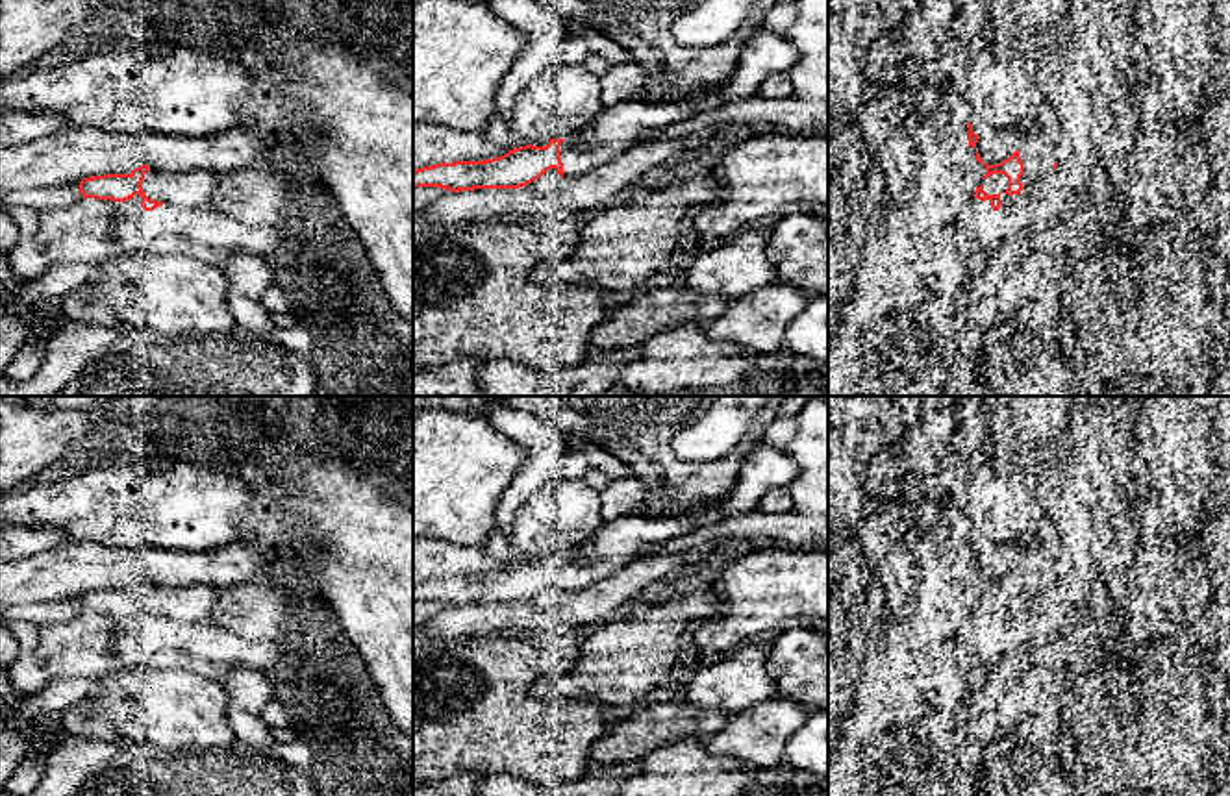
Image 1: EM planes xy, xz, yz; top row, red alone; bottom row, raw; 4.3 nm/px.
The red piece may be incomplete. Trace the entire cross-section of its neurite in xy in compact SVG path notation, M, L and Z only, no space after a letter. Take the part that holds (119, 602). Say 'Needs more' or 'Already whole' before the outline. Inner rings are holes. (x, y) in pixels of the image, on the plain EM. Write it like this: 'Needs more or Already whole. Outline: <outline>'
Needs more. Outline: M148 579L130 589L91 591L80 596L82 613L126 616L141 611L144 626L163 618L180 624L213 624L211 615L217 602L217 589L209 585L159 587Z

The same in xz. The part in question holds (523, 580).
Needs more. Outline: M759 442L747 454L739 470L739 478L726 496L719 496L713 502L698 504L682 513L630 513L626 516L608 520L589 541L587 548L576 548L569 553L550 553L546 561L526 559L493 574L437 578L432 581L417 583L413 585L413 603L439 602L452 607L474 603L519 603L539 594L550 583L554 583L561 592L585 589L595 581L609 578L619 568L630 565L637 557L637 553L650 544L672 542L674 539L685 537L695 529L708 528L728 516L758 509L759 500L771 489L787 487L798 474L798 463L789 454L785 454L784 448L774 448Z

